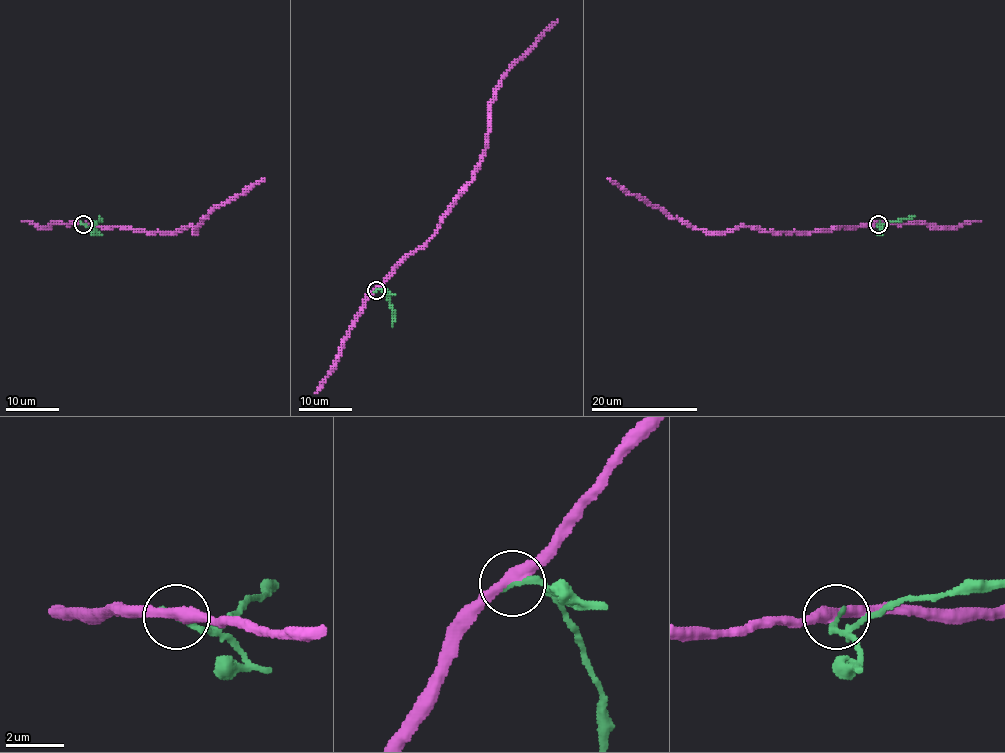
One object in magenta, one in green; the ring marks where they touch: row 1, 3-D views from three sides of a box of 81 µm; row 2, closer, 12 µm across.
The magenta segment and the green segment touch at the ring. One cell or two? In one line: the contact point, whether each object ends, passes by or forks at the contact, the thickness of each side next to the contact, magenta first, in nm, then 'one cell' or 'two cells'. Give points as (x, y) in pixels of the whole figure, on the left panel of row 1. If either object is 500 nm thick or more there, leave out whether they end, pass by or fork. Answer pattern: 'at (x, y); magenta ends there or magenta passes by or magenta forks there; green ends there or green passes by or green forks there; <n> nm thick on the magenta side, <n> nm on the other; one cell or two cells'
at (83, 224); magenta passes by; green ends there; 400 nm thick on the magenta side, 200 nm on the other; two cells

